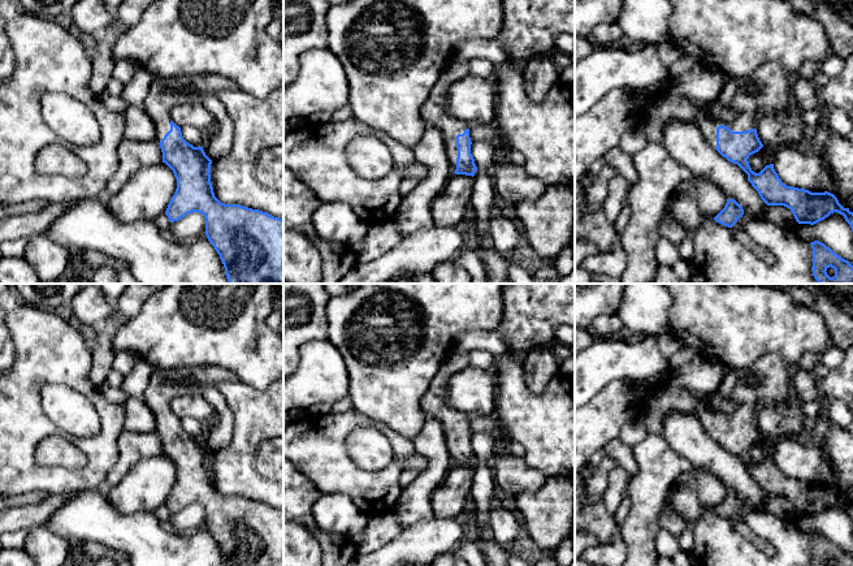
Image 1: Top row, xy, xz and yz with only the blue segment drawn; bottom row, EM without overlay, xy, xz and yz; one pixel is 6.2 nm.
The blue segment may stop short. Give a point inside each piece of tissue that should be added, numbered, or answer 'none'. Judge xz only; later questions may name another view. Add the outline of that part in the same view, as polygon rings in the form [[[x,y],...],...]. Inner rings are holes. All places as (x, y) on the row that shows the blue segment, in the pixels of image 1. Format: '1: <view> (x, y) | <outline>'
1: xz (433, 111) | [[[469,61],[449,64],[434,85],[426,103],[421,107],[421,118],[434,125],[442,134],[451,172],[456,169],[456,135],[463,134],[469,125],[453,117],[446,111],[446,96],[450,87],[469,75]]]

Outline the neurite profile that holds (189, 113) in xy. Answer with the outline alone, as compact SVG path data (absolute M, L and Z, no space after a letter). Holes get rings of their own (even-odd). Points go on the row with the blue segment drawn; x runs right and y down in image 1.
M186 101L178 104L172 108L170 118L179 128L194 126L207 135L216 128L215 116L202 103Z

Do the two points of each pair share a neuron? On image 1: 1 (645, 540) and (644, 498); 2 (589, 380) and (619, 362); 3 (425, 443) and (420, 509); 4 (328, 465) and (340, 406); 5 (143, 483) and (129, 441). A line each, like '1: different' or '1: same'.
1: same
2: same
3: same
4: different
5: different

